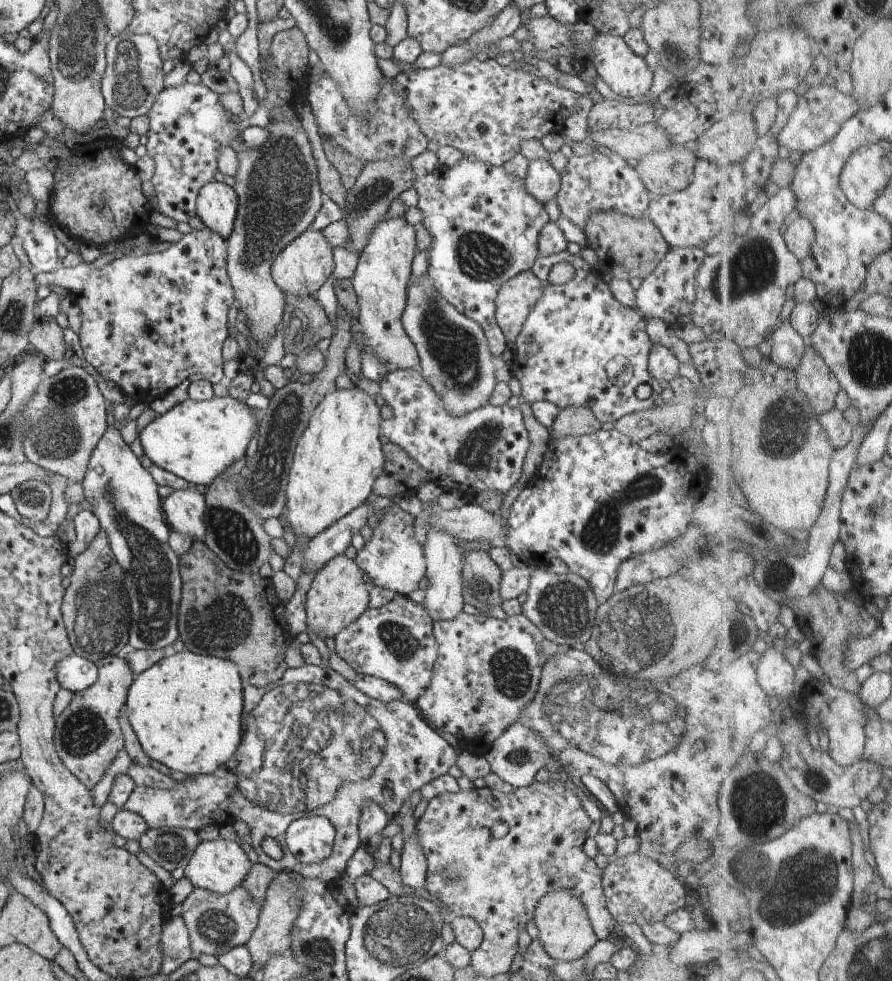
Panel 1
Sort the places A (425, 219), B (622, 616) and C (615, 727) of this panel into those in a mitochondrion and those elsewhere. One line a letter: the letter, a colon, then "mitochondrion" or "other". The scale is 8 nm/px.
A: other
B: mitochondrion
C: mitochondrion

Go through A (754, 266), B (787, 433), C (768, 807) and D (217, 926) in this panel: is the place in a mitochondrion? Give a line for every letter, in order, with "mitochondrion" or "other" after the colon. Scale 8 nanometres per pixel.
A: mitochondrion
B: mitochondrion
C: mitochondrion
D: mitochondrion

